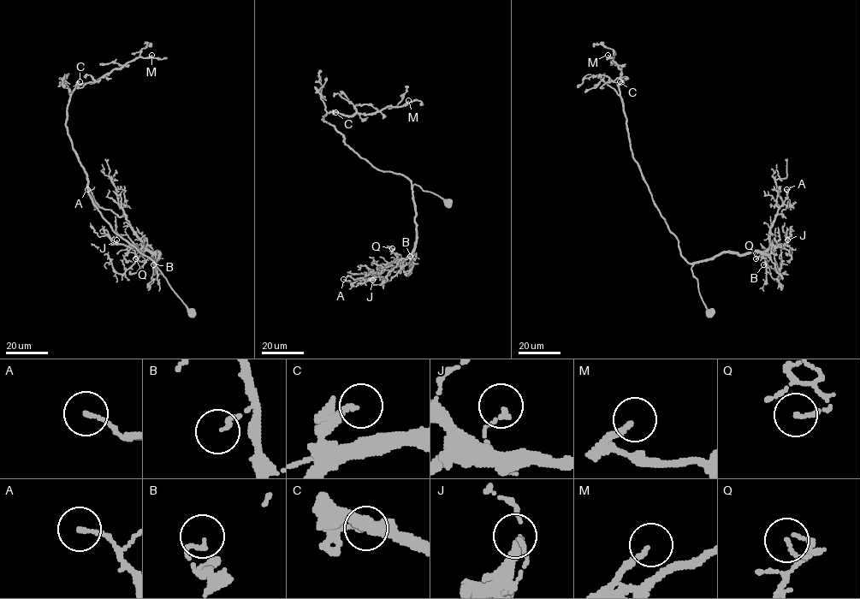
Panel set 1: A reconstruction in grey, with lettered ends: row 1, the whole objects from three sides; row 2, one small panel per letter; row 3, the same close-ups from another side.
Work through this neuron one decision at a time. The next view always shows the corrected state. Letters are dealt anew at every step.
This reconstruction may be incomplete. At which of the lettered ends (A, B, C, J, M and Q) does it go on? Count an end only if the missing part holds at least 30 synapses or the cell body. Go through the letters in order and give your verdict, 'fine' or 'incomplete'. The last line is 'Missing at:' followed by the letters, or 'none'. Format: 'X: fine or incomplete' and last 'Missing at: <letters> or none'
A: fine
B: fine
C: fine
J: fine
M: incomplete
Q: fine
Missing at: M

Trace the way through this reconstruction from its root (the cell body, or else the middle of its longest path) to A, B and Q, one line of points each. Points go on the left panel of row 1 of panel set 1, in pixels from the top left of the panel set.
A: (192, 312), (157, 267), (160, 253), (144, 246), (125, 214), (118, 216), (100, 208), (87, 189)
B: (192, 312), (157, 267), (158, 252), (153, 264)
Q: (192, 312), (157, 267), (158, 252), (140, 250), (135, 254), (135, 258)

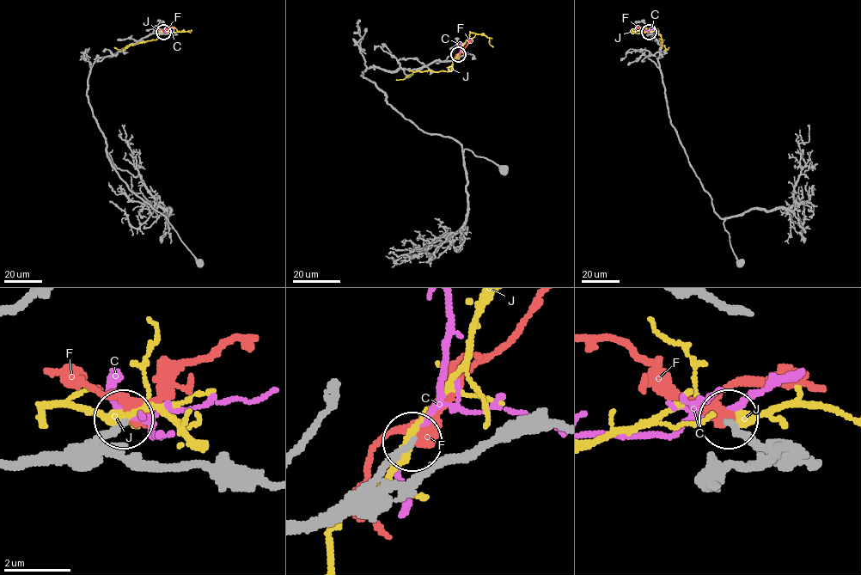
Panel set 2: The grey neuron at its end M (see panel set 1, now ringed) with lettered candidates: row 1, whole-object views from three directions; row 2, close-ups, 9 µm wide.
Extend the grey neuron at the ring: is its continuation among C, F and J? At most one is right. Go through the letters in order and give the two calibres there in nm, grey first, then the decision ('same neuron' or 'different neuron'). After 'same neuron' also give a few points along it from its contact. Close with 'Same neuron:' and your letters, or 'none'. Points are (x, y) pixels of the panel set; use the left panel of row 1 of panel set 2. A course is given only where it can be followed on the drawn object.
C: calibres 200 and 190 nm; different neuron
F: calibres 200 and 320 nm; same neuron; course (164, 31), (169, 27), (174, 28)
J: calibres 240 and 320 nm; different neuron
Same neuron: F

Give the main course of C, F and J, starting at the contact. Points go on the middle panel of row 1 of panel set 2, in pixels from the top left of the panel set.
C: (459, 55), (459, 45)
F: (459, 55), (472, 39)
J: (458, 55), (449, 70), (416, 70), (403, 79), (396, 80)

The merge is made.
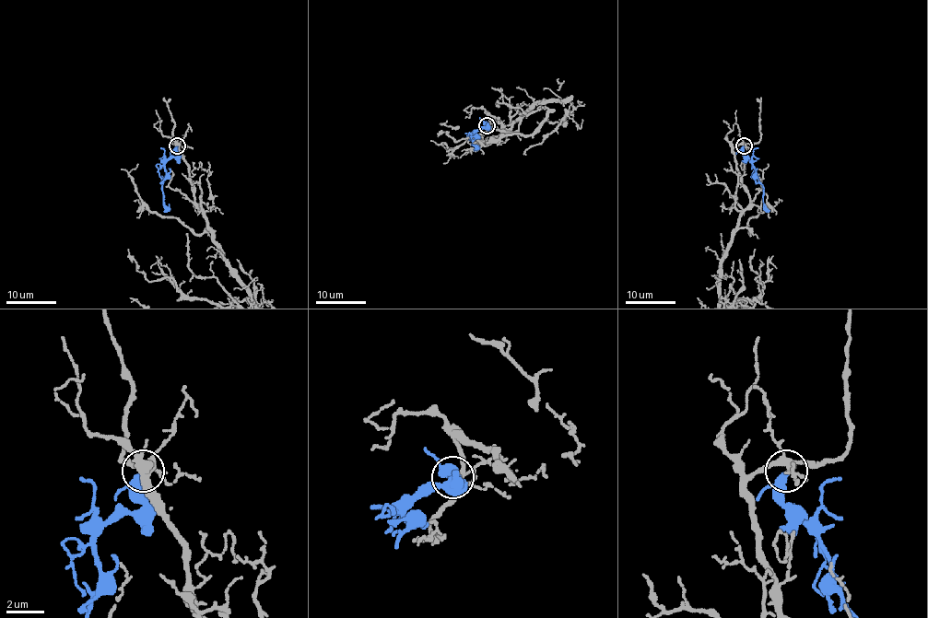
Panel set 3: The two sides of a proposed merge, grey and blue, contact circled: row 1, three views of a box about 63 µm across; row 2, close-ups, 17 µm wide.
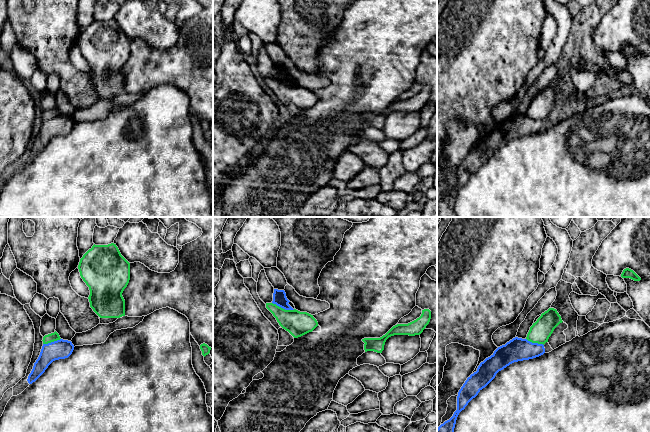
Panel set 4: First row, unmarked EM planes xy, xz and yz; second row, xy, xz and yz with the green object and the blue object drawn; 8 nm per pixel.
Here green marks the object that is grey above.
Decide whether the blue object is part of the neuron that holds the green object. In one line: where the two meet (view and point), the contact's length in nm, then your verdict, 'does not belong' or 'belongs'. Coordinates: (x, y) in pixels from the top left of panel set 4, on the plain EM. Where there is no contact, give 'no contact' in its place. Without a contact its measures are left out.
xz (282, 84) | 190 nm | does not belong

